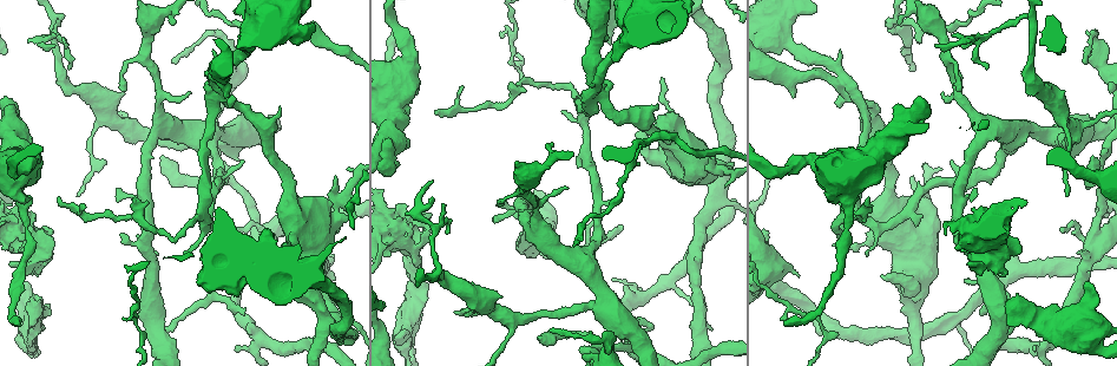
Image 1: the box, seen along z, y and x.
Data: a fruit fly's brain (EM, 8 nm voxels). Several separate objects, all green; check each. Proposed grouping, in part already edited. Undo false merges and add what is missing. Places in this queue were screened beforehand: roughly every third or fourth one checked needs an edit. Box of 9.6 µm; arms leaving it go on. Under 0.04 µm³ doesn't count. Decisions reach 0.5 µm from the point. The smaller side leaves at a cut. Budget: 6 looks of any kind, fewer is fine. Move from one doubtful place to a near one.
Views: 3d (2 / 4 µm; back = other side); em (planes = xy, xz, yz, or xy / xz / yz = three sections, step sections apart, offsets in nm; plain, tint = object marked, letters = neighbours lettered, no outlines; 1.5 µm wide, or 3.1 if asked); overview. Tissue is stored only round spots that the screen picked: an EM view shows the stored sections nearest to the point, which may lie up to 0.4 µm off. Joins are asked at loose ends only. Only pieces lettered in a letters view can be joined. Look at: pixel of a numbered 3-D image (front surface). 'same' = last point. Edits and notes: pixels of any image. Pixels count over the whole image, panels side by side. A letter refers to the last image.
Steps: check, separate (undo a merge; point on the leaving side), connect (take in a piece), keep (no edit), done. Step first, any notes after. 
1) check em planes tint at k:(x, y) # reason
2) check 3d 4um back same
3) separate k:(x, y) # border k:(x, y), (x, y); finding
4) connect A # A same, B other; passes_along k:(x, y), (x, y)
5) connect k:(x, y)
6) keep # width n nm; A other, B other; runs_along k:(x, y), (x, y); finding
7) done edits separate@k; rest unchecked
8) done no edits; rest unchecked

check 3d 4um at 1:(1086, 284)

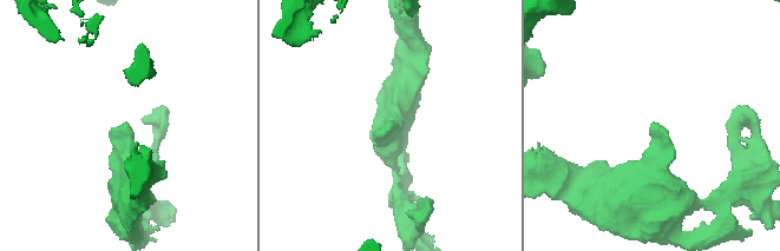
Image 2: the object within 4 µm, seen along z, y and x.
check em planes letters at 2:(123, 123) # now the EM

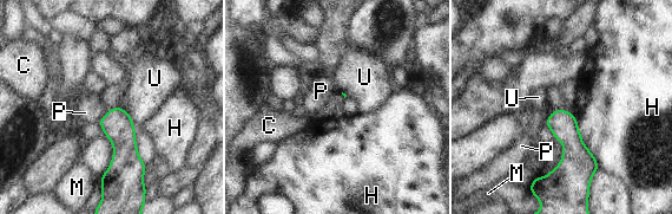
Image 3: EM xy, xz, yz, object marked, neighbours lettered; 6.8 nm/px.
keep # C other, H other, M other, P other, U other; border 3:(554, 110), (545, 124); none of them fits

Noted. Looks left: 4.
check em xy step 8 tint at 1:(1069, 349) # branch stops here

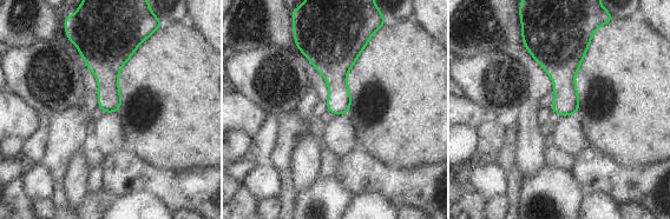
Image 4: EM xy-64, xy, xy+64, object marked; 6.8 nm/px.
check em planes letters same # another direction

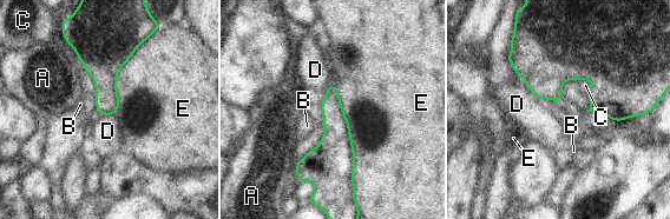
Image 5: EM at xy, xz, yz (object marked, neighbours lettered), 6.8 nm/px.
keep # A other, B other, C other, D other, E other; border 5:(524, 84), (542, 100); no lettered piece goes on from it

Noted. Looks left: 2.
check em xy step 4 tint at 1:(965, 281) # tapers out

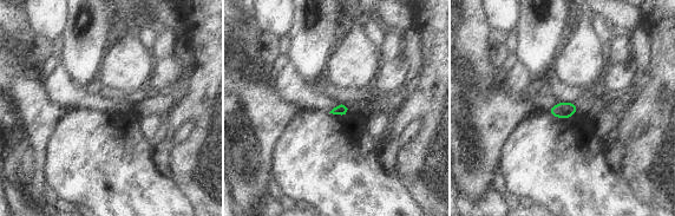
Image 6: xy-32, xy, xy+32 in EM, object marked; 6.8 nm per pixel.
check em planes letters same

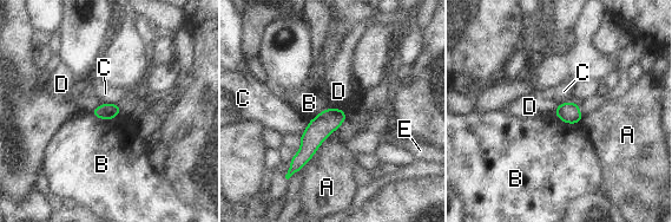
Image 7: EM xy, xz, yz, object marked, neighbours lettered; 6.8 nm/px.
keep # A other, B other, C other, D other, E other; runs_along 7:(341, 112), (310, 142), (292, 170); no lettered piece goes on from it

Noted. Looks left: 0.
done no edits; rest unchecked

